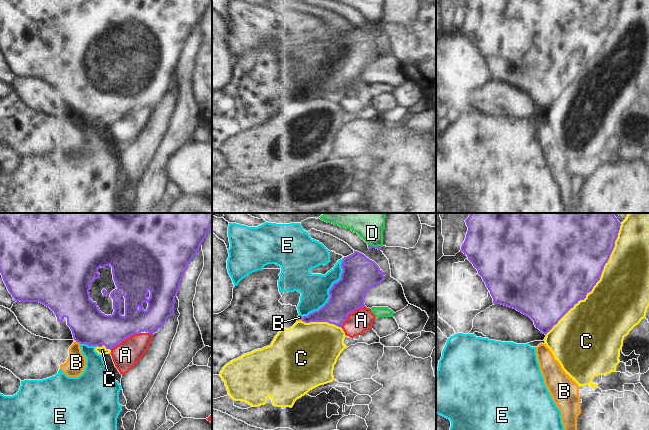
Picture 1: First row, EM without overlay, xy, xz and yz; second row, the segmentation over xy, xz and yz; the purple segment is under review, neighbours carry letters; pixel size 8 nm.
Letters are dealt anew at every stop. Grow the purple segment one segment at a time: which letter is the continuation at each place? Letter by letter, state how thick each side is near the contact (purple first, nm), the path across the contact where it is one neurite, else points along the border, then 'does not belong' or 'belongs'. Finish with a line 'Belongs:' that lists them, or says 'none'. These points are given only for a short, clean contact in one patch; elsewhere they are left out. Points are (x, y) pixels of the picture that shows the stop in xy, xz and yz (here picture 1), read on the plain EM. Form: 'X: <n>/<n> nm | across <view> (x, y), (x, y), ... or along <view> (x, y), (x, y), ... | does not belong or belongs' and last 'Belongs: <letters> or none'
A: 280/200 nm | does not belong
B: 300/160 nm | along xy (76, 117), (80, 119) | does not belong
C: 500/460 nm | does not belong
D: 30/170 nm | does not belong
E: 280/240 nm | does not belong
Belongs: none

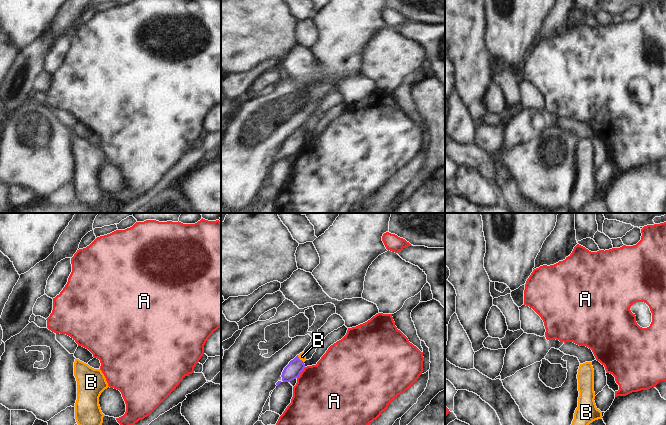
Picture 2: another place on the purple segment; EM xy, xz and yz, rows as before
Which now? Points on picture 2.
A: 130/480 nm | along xz (305, 143), (297, 154) | does not belong
B: 130/60 nm | across xz (293, 146), (299, 135), (302, 132) | belongs
Belongs: B

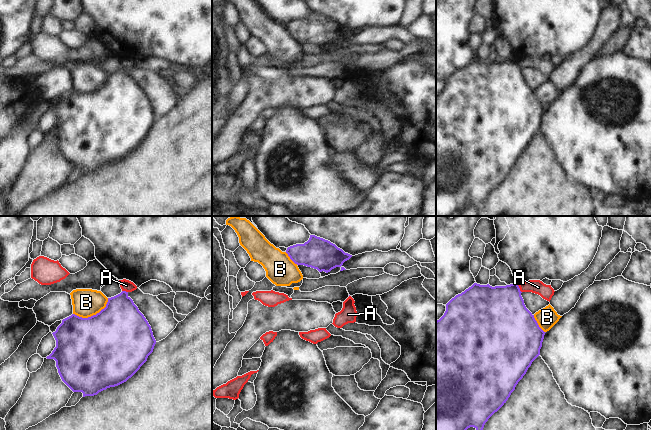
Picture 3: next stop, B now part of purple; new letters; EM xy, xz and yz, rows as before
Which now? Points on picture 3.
A: 420/110 nm | belongs
B: 500/220 nm | does not belong
Belongs: A

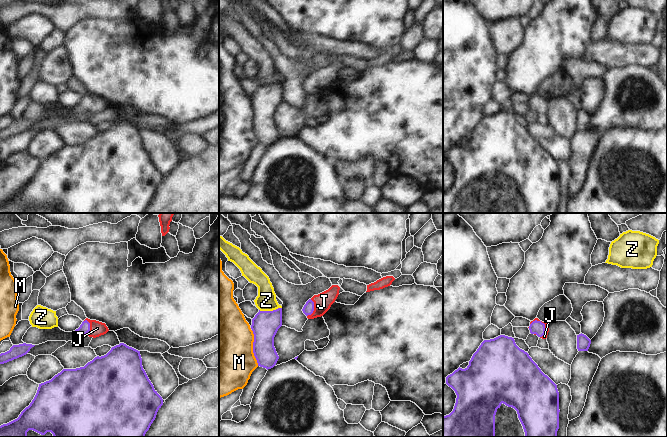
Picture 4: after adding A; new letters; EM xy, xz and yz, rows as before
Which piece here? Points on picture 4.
J: 110/40 nm | across yz (536, 103), (544, 102), (544, 112) | belongs
M: 220/500 nm | does not belong
Z: 220/160 nm | along xz (281, 83), (275, 86), (259, 86) | does not belong
Belongs: J

